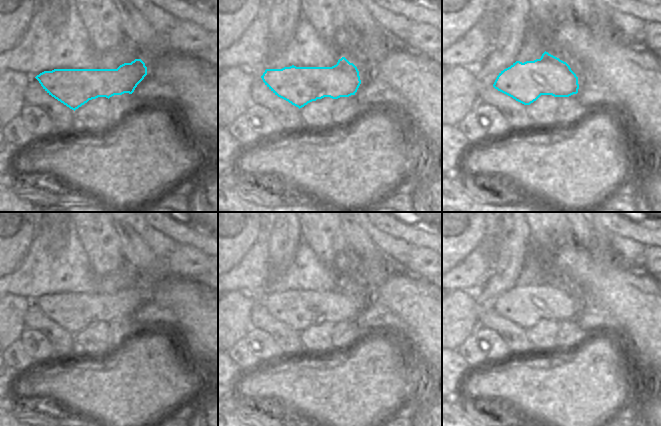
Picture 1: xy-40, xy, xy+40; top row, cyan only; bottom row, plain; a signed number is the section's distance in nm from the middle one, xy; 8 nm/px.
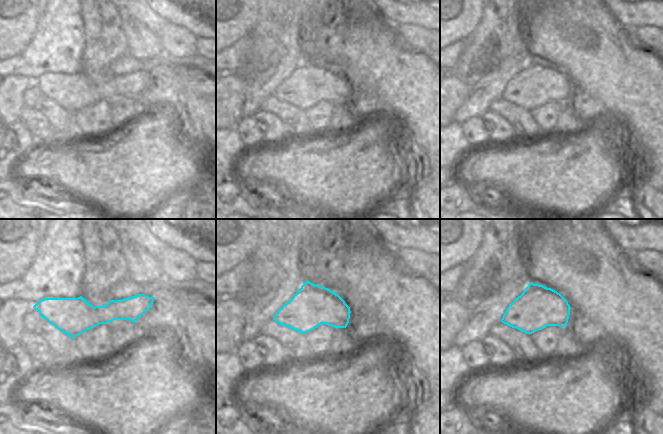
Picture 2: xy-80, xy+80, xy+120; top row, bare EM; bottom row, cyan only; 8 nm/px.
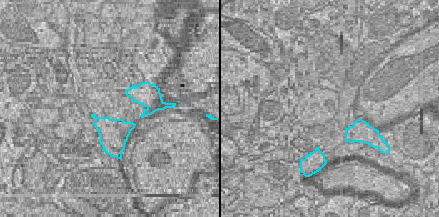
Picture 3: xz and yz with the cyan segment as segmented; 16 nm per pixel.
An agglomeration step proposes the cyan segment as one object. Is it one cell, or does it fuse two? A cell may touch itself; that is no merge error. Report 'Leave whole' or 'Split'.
Split.

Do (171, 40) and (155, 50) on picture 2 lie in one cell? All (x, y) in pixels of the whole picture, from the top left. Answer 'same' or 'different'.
different

